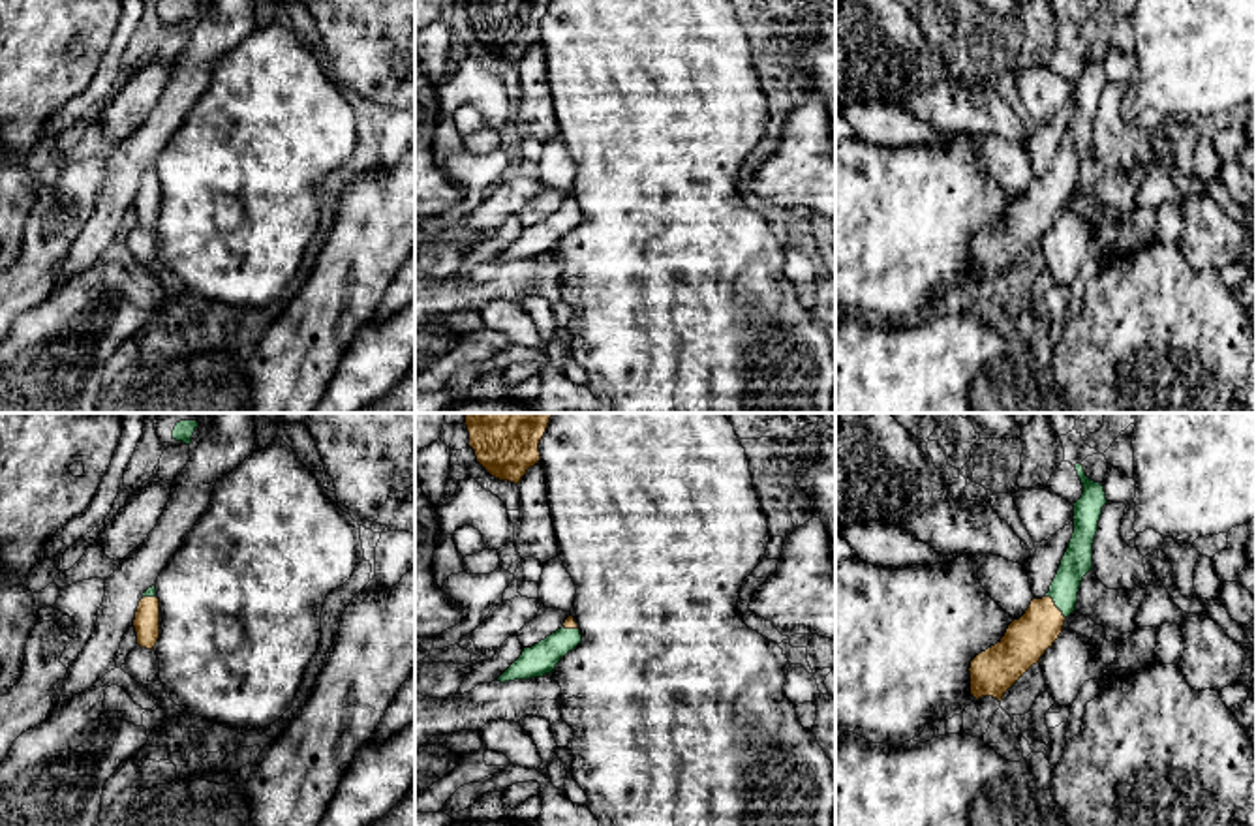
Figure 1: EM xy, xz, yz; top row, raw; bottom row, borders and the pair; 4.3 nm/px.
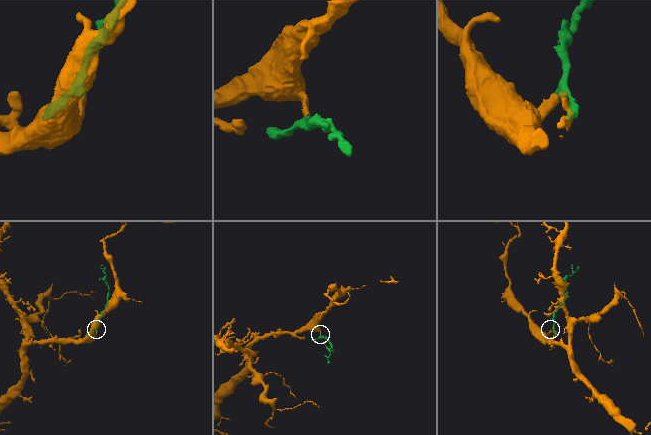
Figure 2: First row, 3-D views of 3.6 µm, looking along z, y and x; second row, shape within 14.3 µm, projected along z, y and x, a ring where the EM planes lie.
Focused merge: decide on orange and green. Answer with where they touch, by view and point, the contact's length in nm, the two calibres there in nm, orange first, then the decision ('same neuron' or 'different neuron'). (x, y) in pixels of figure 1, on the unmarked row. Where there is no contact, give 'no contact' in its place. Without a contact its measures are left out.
yz (1056, 186) | 130 nm | 190/130 nm | same neuron

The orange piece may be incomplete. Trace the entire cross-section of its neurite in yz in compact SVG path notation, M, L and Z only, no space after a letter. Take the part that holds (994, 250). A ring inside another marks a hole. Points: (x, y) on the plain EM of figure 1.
M1081 43L1074 45L1083 64L1074 83L1074 113L1059 150L1042 178L1033 178L1004 216L971 240L971 274L978 280L1004 272L1046 233L1063 212L1065 199L1076 190L1083 156L1093 148L1093 122L1102 86L1108 83L1104 66L1091 60Z

